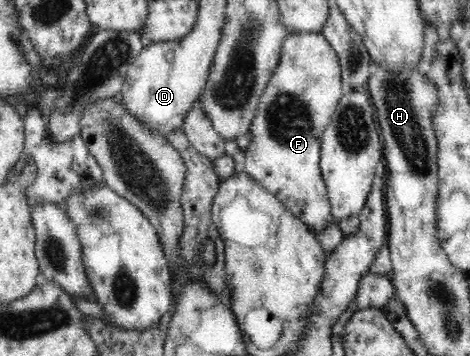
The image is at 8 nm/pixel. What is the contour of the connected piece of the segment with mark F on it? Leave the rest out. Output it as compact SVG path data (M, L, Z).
M322 32L289 33L281 47L279 65L263 91L261 102L250 126L251 143L244 149L244 173L263 188L267 188L293 215L305 222L317 235L333 221L329 196L320 167L319 145L323 131L331 124L333 115L344 96L341 68L337 52Z

